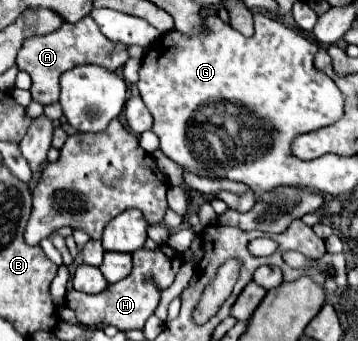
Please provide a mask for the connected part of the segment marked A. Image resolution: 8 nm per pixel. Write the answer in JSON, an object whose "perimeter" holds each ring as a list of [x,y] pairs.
{"perimeter":[[[84,17],[78,23],[62,23],[62,27],[56,29],[54,33],[36,35],[36,37],[26,39],[18,53],[16,63],[22,65],[22,69],[26,73],[30,73],[30,77],[32,77],[32,87],[30,87],[32,99],[42,105],[50,105],[50,103],[58,101],[58,93],[60,93],[58,79],[64,71],[70,71],[80,63],[82,65],[100,65],[108,71],[118,71],[126,63],[126,59],[128,59],[126,45],[116,45],[116,43],[108,41],[100,33],[98,25],[90,17]]]}

